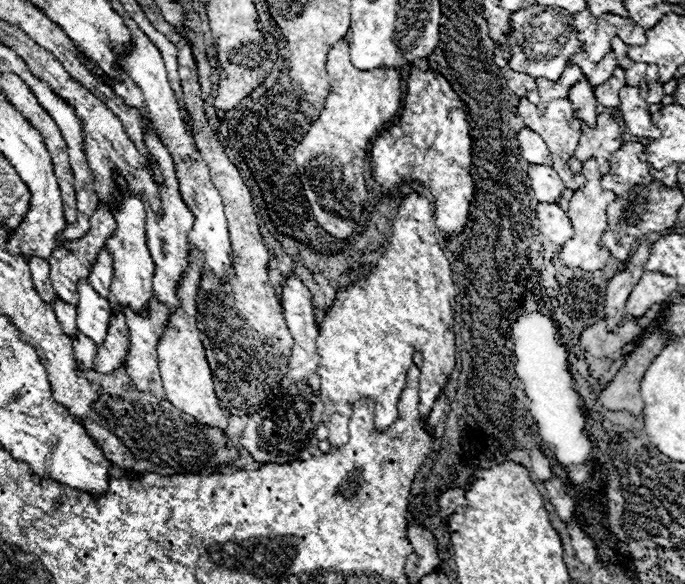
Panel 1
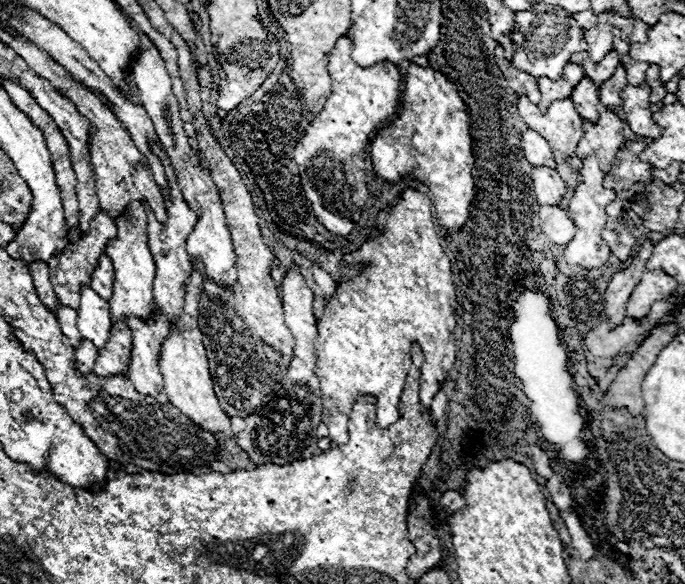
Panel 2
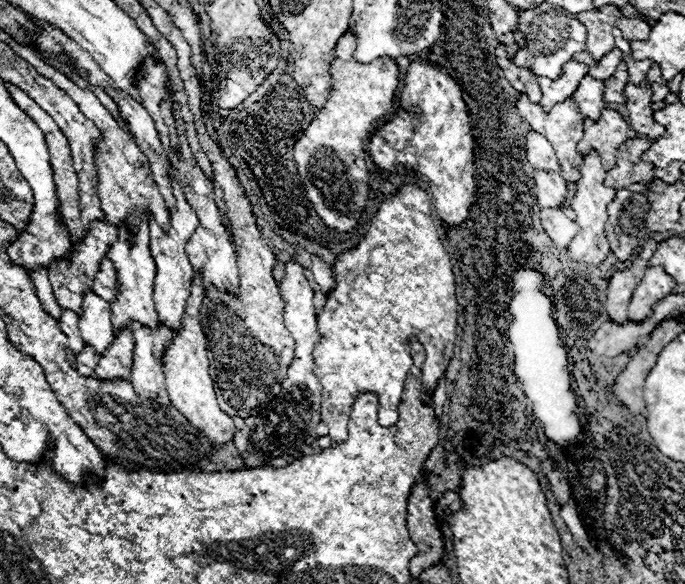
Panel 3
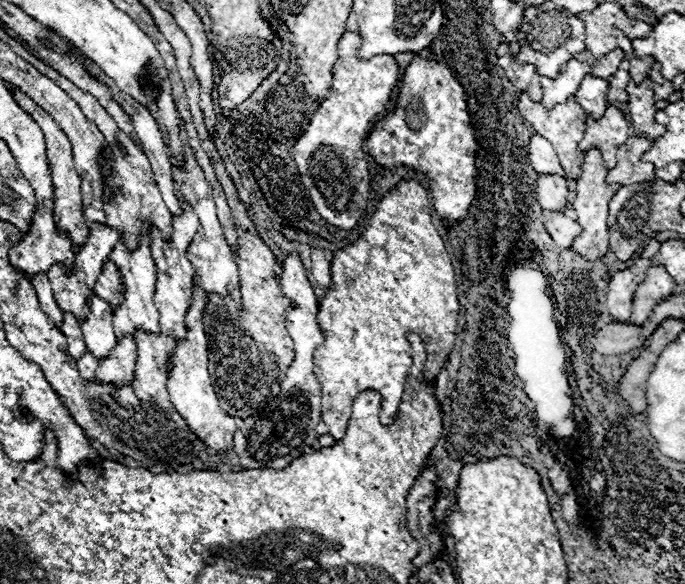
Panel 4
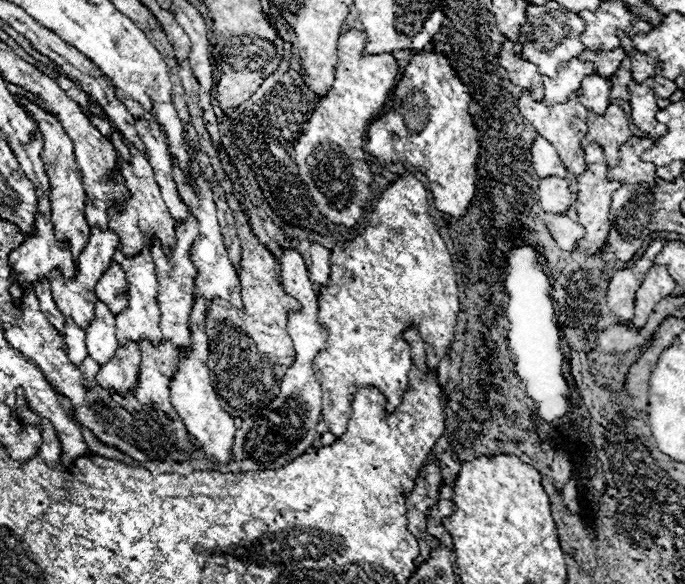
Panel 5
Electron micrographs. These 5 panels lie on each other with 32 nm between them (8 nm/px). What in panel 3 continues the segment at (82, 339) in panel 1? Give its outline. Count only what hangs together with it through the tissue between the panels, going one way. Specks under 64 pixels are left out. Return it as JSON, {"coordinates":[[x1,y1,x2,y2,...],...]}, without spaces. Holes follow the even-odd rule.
{"coordinates":[[84,344,84,348,76,354,76,366,78,366,78,372,84,374,84,376,94,376,96,360,98,360,96,350,94,350,90,344]]}

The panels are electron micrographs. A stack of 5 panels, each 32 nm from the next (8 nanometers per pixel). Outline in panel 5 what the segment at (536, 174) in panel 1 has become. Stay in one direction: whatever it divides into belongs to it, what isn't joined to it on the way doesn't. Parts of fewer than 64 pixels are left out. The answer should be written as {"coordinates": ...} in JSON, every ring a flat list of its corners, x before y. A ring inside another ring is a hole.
{"coordinates":[[546,176,538,182,538,202,546,212,564,214,572,206,572,192,566,178]]}

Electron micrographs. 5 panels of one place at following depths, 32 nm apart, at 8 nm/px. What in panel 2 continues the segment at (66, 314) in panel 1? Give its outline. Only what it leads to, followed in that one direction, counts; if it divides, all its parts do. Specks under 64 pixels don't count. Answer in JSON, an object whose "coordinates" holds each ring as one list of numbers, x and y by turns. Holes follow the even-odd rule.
{"coordinates":[[58,302,58,310,56,310,56,312,58,312,58,314,56,314,56,316,58,316,58,322,60,322,64,334,68,336,70,344,72,344,72,346,78,346,78,342,80,342,80,332,78,332,78,328,76,328,76,310,74,310,74,308,68,308,68,306,64,306,64,304]]}

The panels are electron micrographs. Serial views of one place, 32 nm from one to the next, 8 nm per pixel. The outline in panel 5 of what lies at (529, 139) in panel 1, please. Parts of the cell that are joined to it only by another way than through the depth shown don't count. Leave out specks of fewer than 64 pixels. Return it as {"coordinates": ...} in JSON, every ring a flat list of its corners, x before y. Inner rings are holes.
{"coordinates":[[536,136,532,142,532,148,530,148,530,154,532,154,532,166,540,178,544,178,544,174,556,174,560,178,566,178,568,172,562,166,556,150,552,148,552,144,546,138]]}

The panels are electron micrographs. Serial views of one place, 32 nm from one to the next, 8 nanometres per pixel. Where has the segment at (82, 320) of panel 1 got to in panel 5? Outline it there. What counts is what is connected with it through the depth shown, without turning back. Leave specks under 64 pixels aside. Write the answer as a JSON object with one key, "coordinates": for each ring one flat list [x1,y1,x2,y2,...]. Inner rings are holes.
{"coordinates":[[102,300,94,302,94,320,90,322,88,328,84,328,84,334,86,334,88,354,98,364,108,362,116,352,118,340,114,330,114,314]]}

